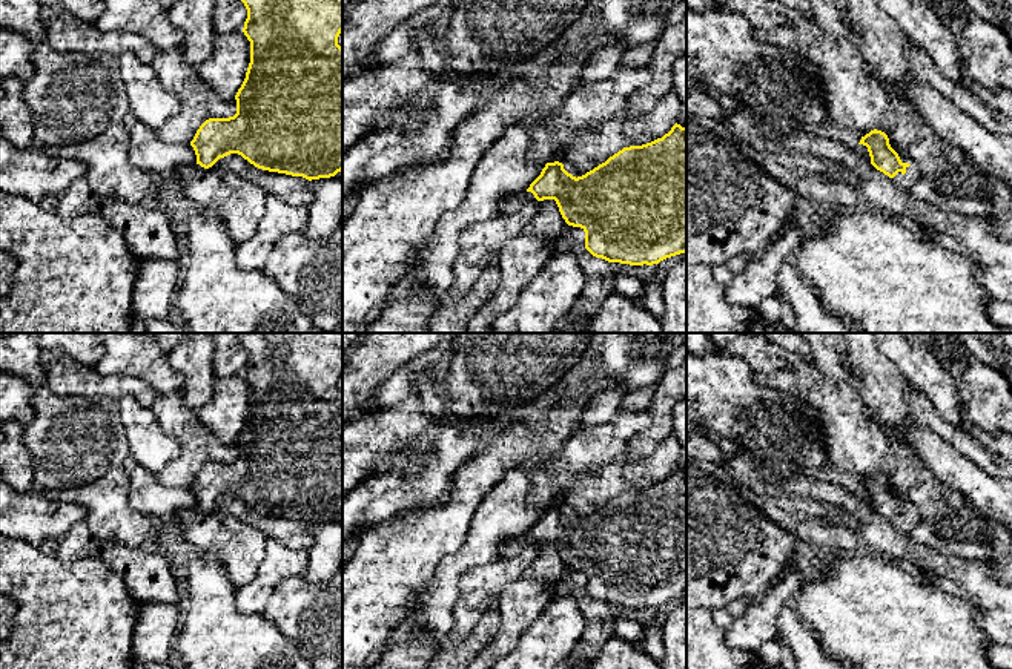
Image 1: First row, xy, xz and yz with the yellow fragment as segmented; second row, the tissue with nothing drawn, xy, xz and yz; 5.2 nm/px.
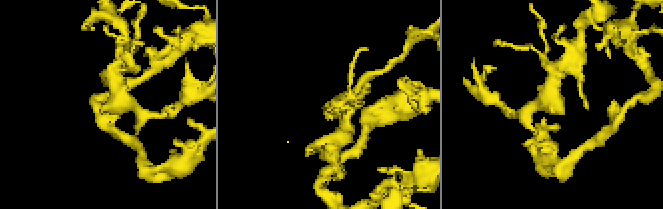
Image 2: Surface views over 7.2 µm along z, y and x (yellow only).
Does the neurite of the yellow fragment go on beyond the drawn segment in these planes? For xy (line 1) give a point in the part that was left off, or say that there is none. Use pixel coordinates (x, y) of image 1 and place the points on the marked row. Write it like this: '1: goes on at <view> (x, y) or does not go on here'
1: does not go on here

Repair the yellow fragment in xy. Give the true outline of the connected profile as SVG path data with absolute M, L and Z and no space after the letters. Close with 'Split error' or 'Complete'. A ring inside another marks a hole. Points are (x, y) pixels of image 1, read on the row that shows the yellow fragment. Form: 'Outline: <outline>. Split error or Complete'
Outline: M241 0L247 9L243 32L250 41L250 63L246 78L238 89L236 114L229 118L209 118L197 130L190 146L197 155L197 164L212 167L220 158L238 153L258 169L303 176L309 181L335 176L342 170L342 48L338 37L342 32L342 0Z. Complete

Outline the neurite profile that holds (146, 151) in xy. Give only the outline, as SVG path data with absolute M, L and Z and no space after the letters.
M132 118L126 120L131 137L129 163L155 175L177 176L183 166L195 164L190 143L166 143L152 129Z

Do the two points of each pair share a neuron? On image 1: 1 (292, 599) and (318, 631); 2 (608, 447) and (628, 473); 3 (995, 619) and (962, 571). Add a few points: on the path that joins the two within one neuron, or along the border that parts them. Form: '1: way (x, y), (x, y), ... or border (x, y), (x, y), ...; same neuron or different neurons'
1: way (300, 606), (317, 623); same neuron
2: border (631, 445), (585, 474); different neurons
3: way (995, 606), (974, 583); same neuron

